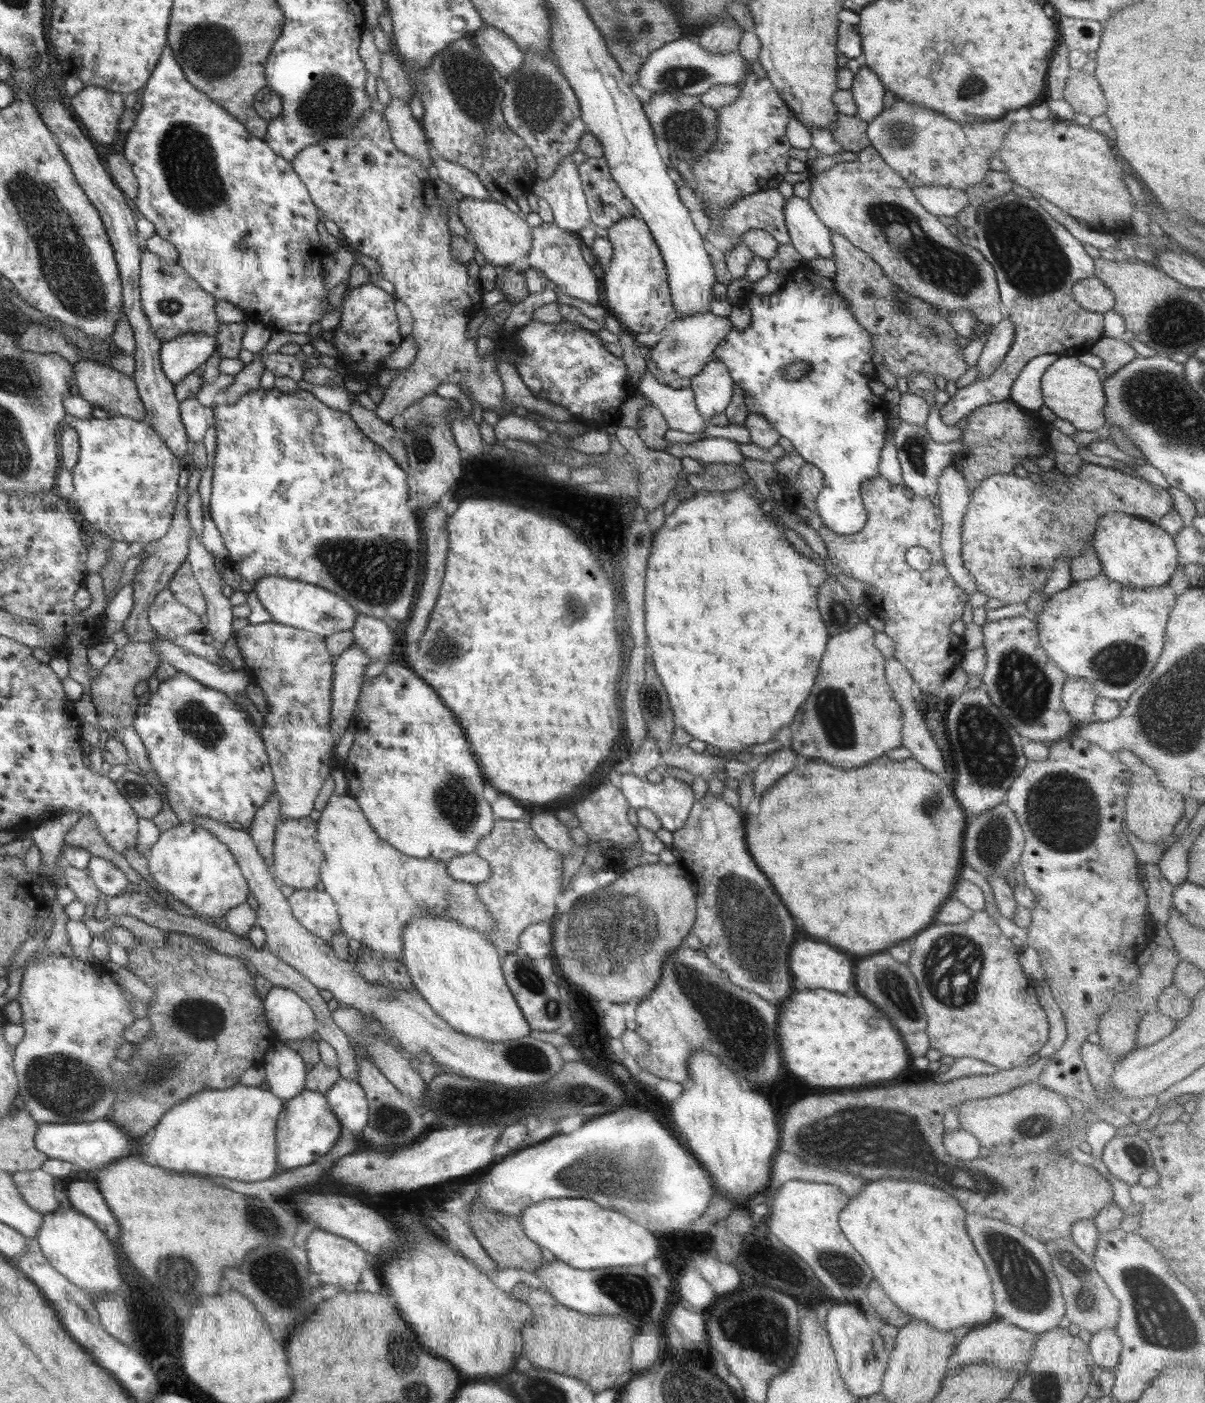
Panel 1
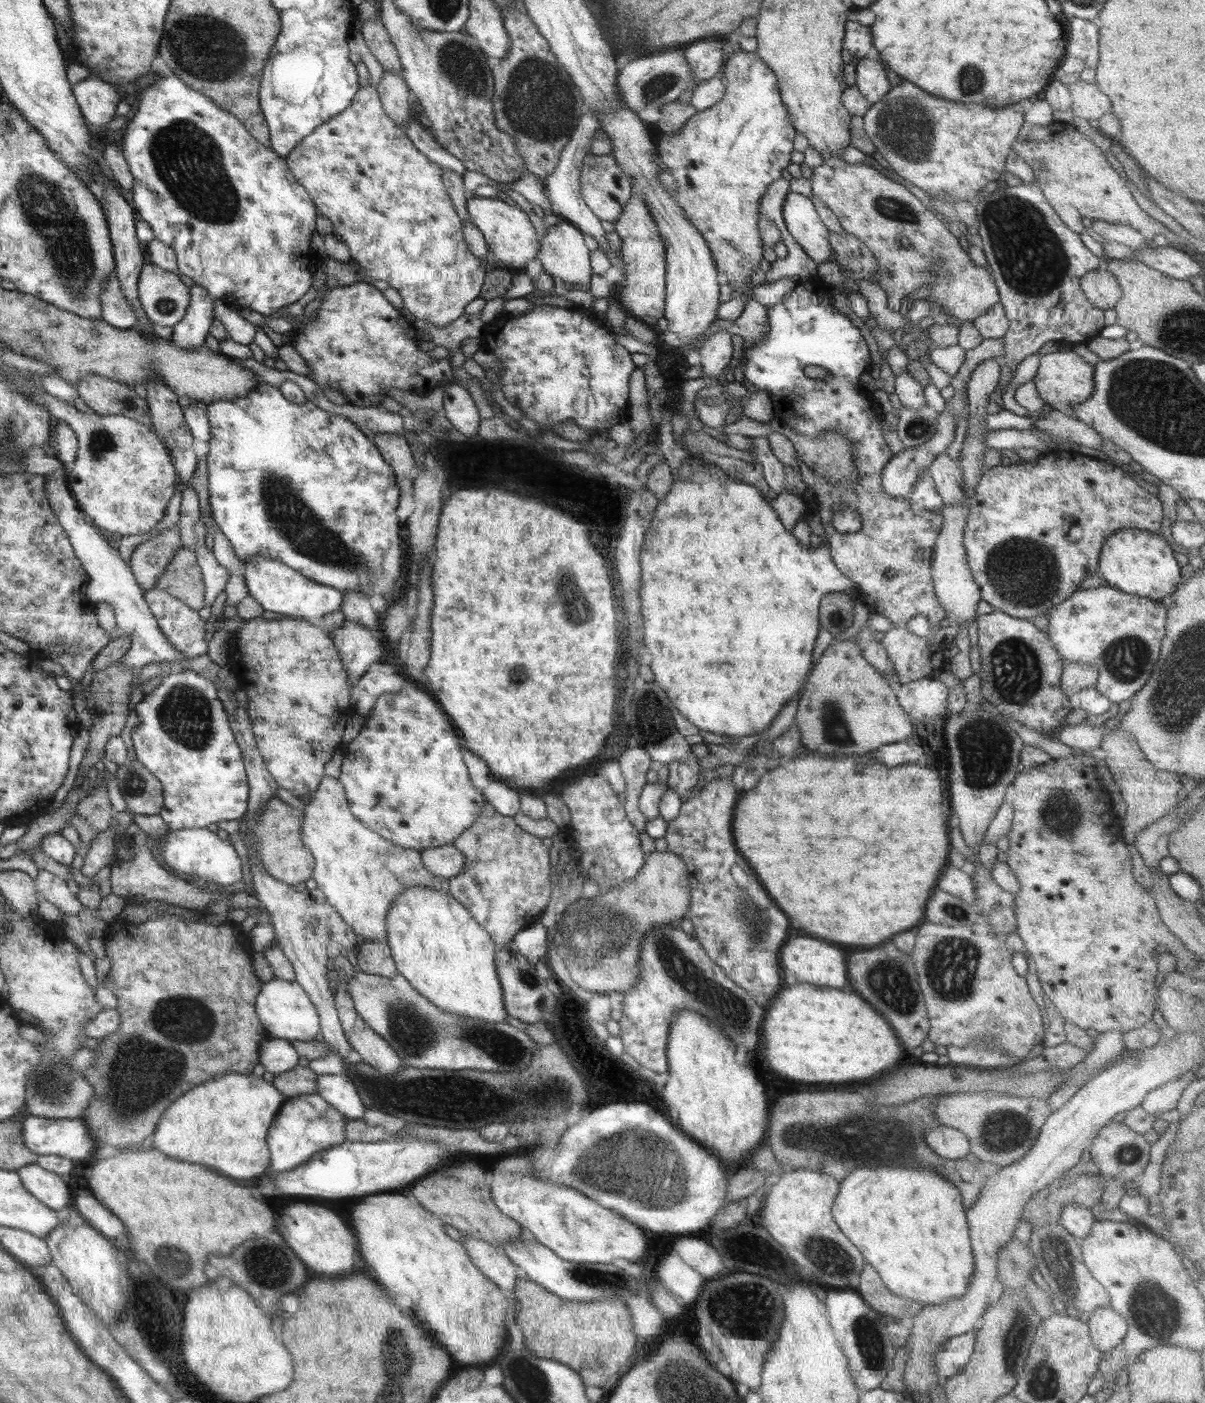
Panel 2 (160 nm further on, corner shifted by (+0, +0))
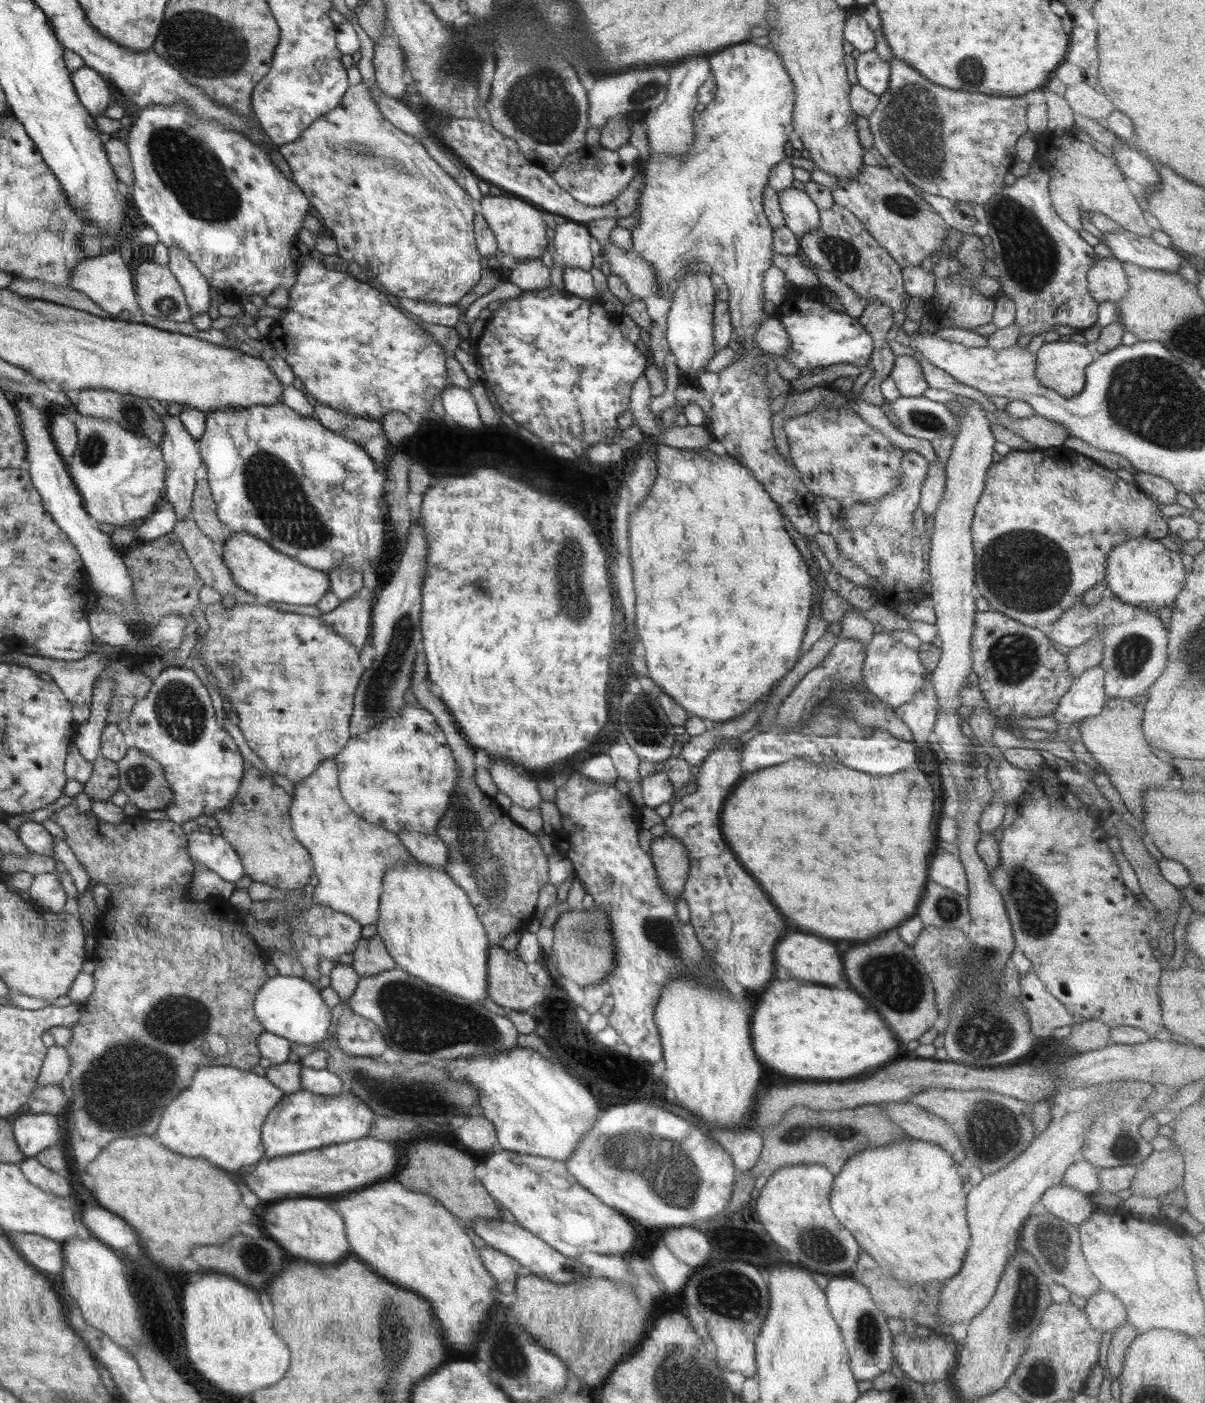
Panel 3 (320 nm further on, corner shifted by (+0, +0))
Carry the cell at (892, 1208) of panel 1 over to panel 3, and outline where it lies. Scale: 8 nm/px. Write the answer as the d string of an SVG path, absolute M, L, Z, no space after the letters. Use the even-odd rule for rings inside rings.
M910 1136L904 1137L901 1141L896 1141L895 1143L867 1148L865 1151L857 1152L854 1156L851 1156L844 1163L841 1171L835 1175L833 1187L829 1194L830 1206L838 1222L854 1234L854 1238L860 1243L861 1250L870 1254L894 1278L911 1285L922 1283L944 1284L962 1268L962 1263L971 1241L969 1225L967 1224L967 1208L965 1207L967 1194L962 1189L964 1186L964 1182L962 1182L963 1178L958 1174L956 1168L958 1168L956 1162L952 1160L952 1156L950 1156L950 1153L946 1149L943 1149L937 1144L918 1140Z

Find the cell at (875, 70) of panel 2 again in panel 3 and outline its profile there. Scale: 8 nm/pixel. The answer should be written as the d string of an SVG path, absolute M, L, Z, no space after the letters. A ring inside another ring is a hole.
M862 52L855 57L858 84L880 96L889 89L890 67L878 52Z

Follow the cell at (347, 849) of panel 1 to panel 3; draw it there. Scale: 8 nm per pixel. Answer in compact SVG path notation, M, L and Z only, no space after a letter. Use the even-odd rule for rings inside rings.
M325 760L308 778L301 780L300 783L294 783L290 815L293 832L297 839L309 849L313 859L314 874L319 880L311 900L355 918L363 927L367 924L376 924L380 918L380 896L383 894L384 876L388 874L389 868L410 864L416 860L396 833L372 824L358 816L358 813L349 807L349 803L341 795L340 773L337 769L336 760Z

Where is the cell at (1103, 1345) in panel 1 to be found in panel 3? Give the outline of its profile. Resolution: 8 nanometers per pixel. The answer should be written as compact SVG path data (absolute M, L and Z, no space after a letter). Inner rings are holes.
M1102 1286L1094 1295L1087 1298L1084 1309L1088 1320L1104 1334L1114 1332L1127 1321L1127 1310L1124 1303Z

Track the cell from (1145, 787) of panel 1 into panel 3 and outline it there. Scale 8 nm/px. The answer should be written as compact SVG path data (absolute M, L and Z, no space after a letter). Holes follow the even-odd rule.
M1108 697L1102 712L1098 716L1083 718L1080 723L1080 738L1088 752L1101 765L1103 772L1111 779L1113 786L1123 793L1122 800L1126 808L1143 820L1143 792L1149 787L1168 784L1174 767L1161 760L1152 752L1142 730L1145 706L1131 699Z

